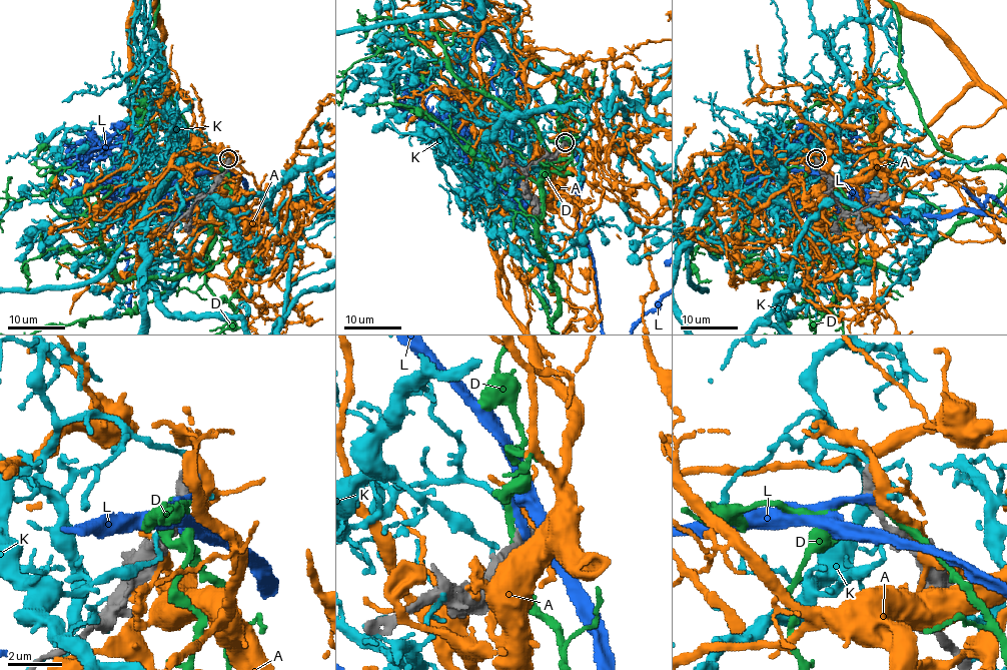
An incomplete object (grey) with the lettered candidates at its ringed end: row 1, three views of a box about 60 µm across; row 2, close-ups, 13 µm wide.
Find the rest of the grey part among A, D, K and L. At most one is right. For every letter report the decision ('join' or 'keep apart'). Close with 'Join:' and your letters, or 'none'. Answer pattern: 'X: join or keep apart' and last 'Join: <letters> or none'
A: keep apart
D: keep apart
K: keep apart
L: keep apart
Join: none

